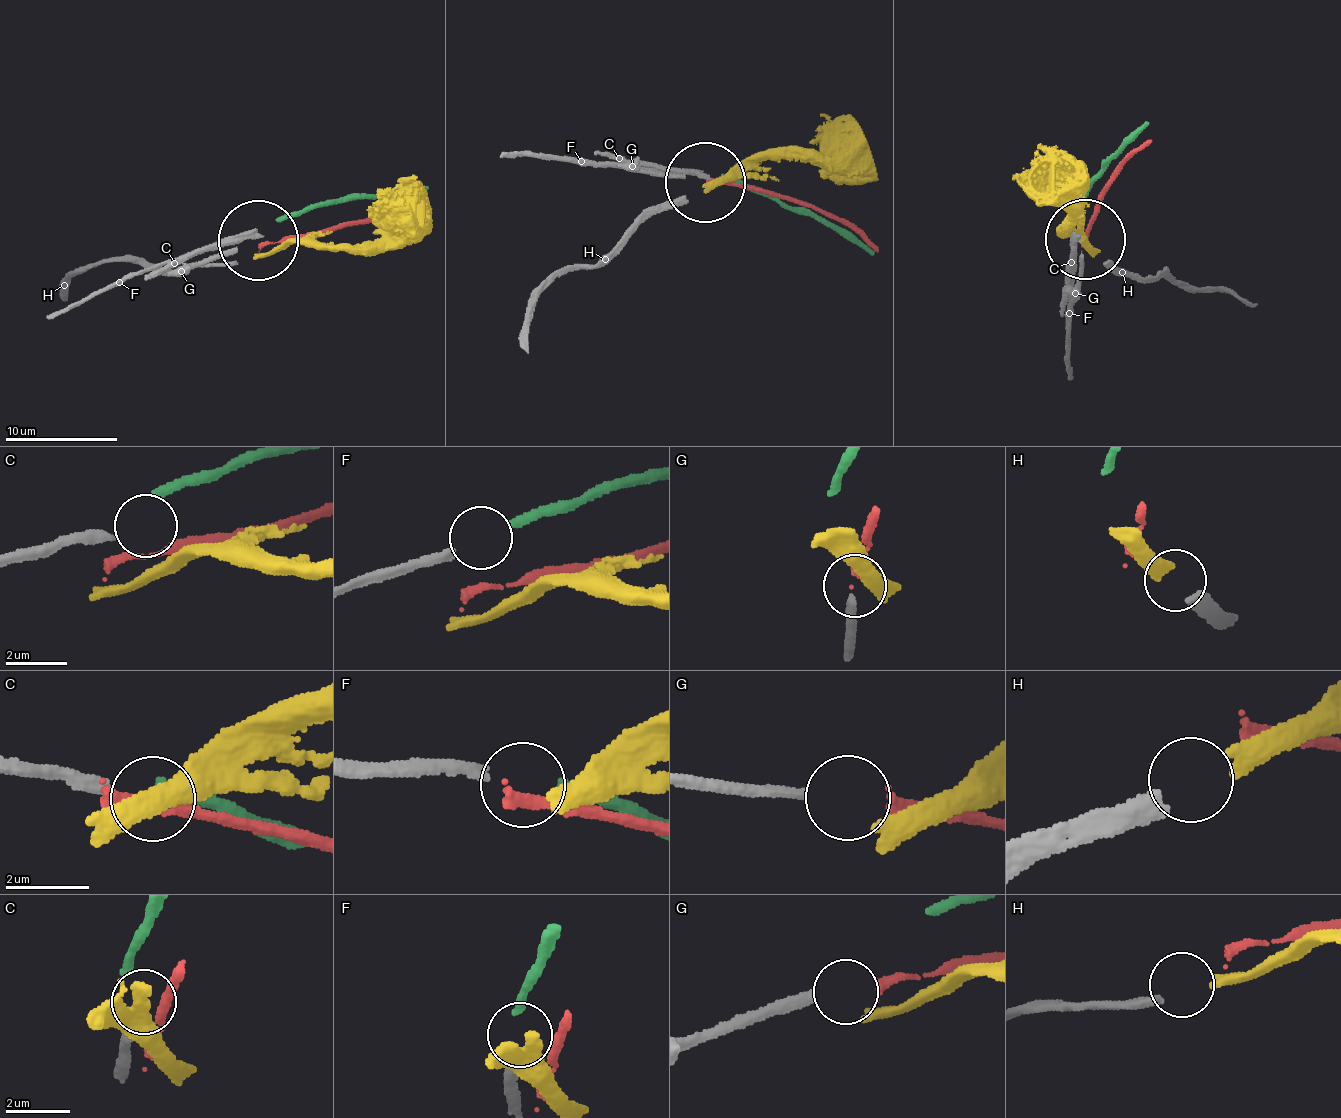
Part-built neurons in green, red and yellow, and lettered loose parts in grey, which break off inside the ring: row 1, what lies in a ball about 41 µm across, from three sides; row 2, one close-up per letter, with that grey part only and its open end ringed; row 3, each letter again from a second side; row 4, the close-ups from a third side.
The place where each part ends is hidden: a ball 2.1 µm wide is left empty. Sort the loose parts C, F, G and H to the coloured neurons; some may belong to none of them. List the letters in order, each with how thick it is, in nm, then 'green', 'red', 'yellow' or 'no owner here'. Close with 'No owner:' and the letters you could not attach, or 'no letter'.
C: 320 nm | no owner here
F: 280 nm | green
G: 300 nm | red
H: 380 nm | yellow
No owner: C

